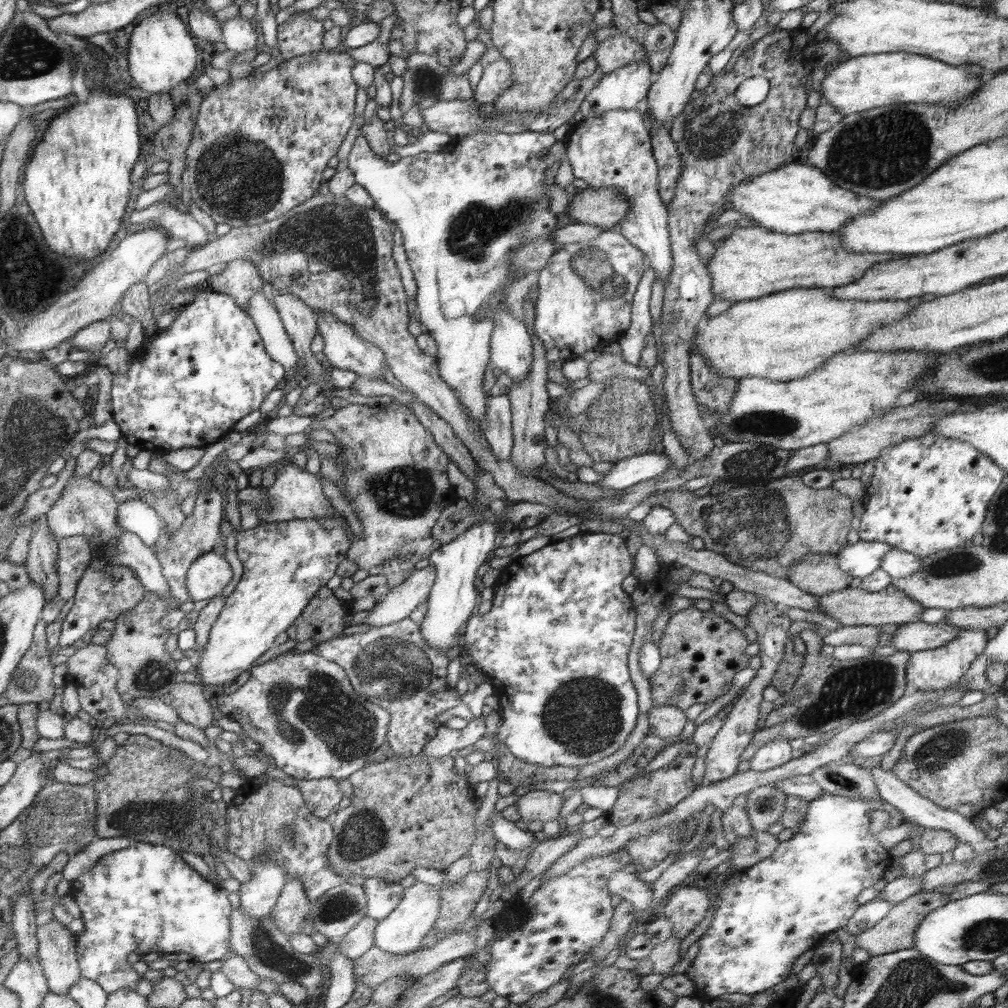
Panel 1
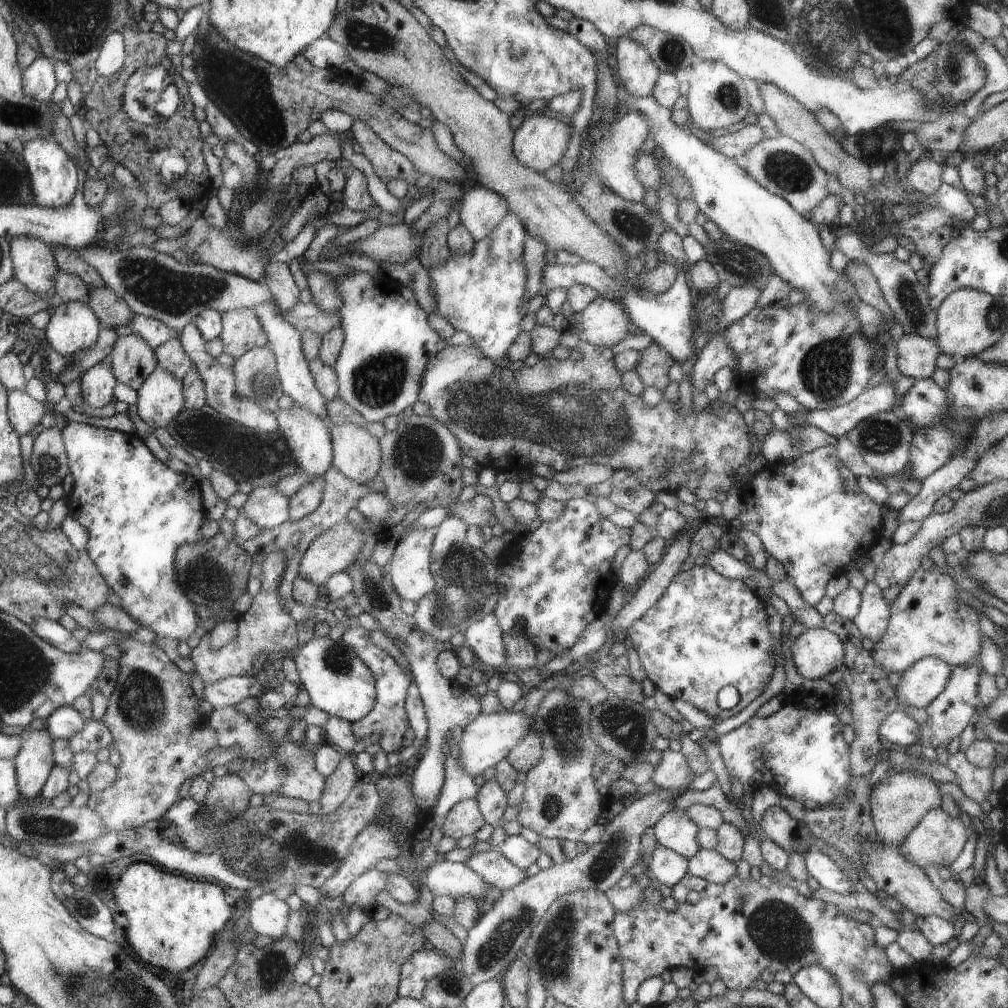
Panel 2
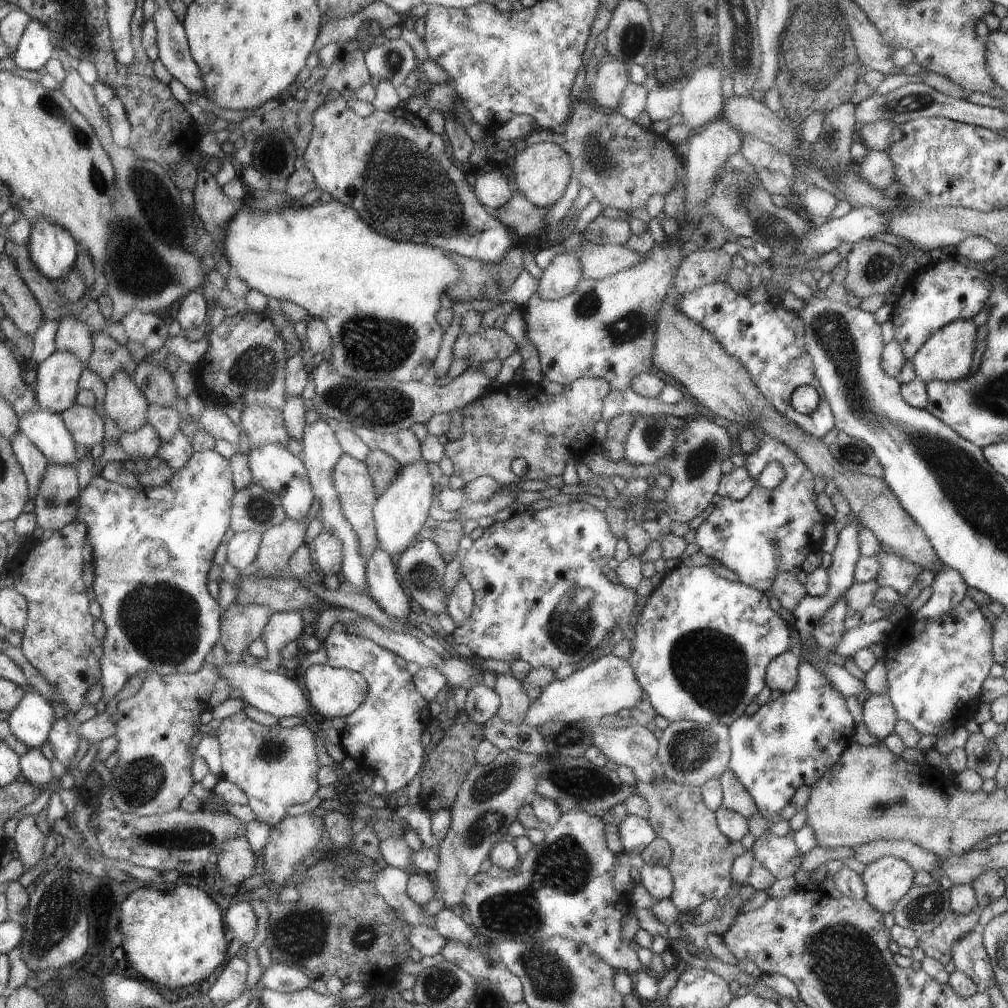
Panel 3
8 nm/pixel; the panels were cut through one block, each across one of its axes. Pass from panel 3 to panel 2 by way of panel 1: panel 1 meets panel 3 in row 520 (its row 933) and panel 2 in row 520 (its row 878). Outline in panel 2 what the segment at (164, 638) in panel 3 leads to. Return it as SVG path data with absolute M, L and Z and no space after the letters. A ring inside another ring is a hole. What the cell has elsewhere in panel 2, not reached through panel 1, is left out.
M81 417L71 419L68 425L65 424L61 433L65 434L65 443L69 451L70 472L75 478L72 494L67 499L68 516L76 518L88 531L86 552L97 565L97 569L108 580L110 588L120 597L119 607L131 615L142 627L152 629L159 638L171 638L171 640L178 640L179 643L188 640L198 630L200 618L196 614L194 602L186 596L186 593L178 584L176 552L183 544L192 544L200 541L200 536L202 536L200 530L202 530L202 524L206 520L206 512L204 512L204 504L202 504L202 494L200 494L198 482L190 476L190 472L176 473L164 465L163 462L160 462L137 434L124 434L122 431L105 429L98 426L95 420Z

